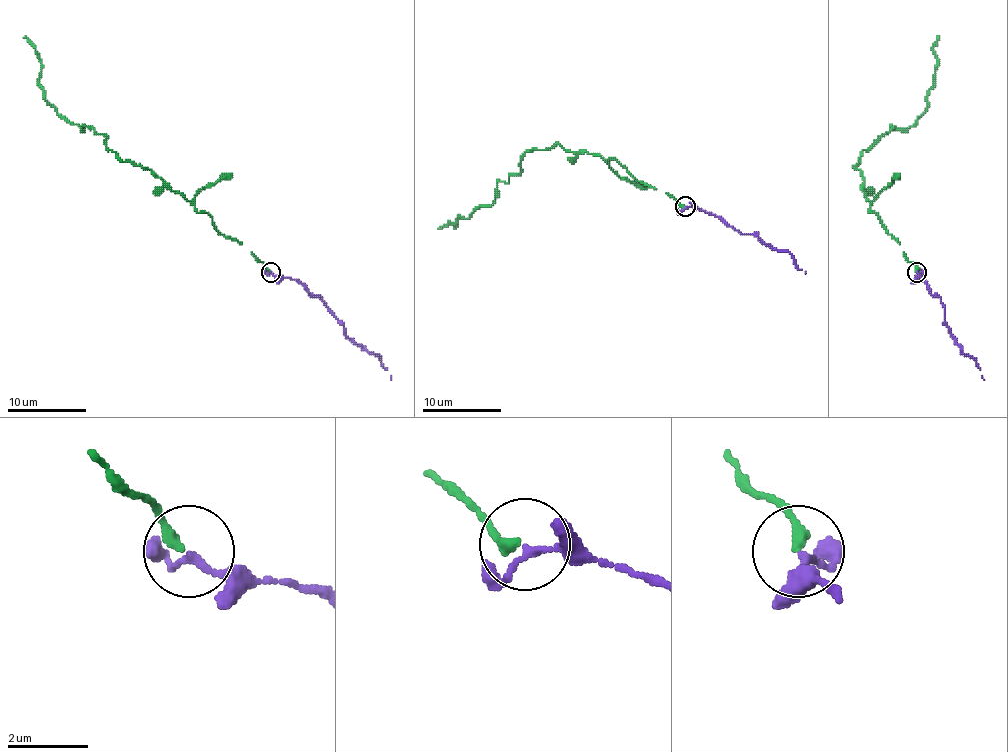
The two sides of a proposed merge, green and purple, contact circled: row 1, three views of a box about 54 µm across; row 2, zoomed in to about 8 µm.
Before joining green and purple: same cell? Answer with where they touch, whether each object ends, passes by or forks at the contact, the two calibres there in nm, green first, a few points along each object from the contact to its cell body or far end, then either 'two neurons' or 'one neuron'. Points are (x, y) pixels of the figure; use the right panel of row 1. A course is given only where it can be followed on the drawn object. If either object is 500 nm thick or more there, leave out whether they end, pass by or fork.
(917, 272) | green ends | purple passes by | 260/150 nm | green via (917, 271), (870, 212), (854, 167), (891, 126), (913, 126), (929, 106), (939, 35) | purple via (917, 271), (933, 295), (937, 295), (948, 332), (962, 352), (976, 362), (984, 380) | one neuron

